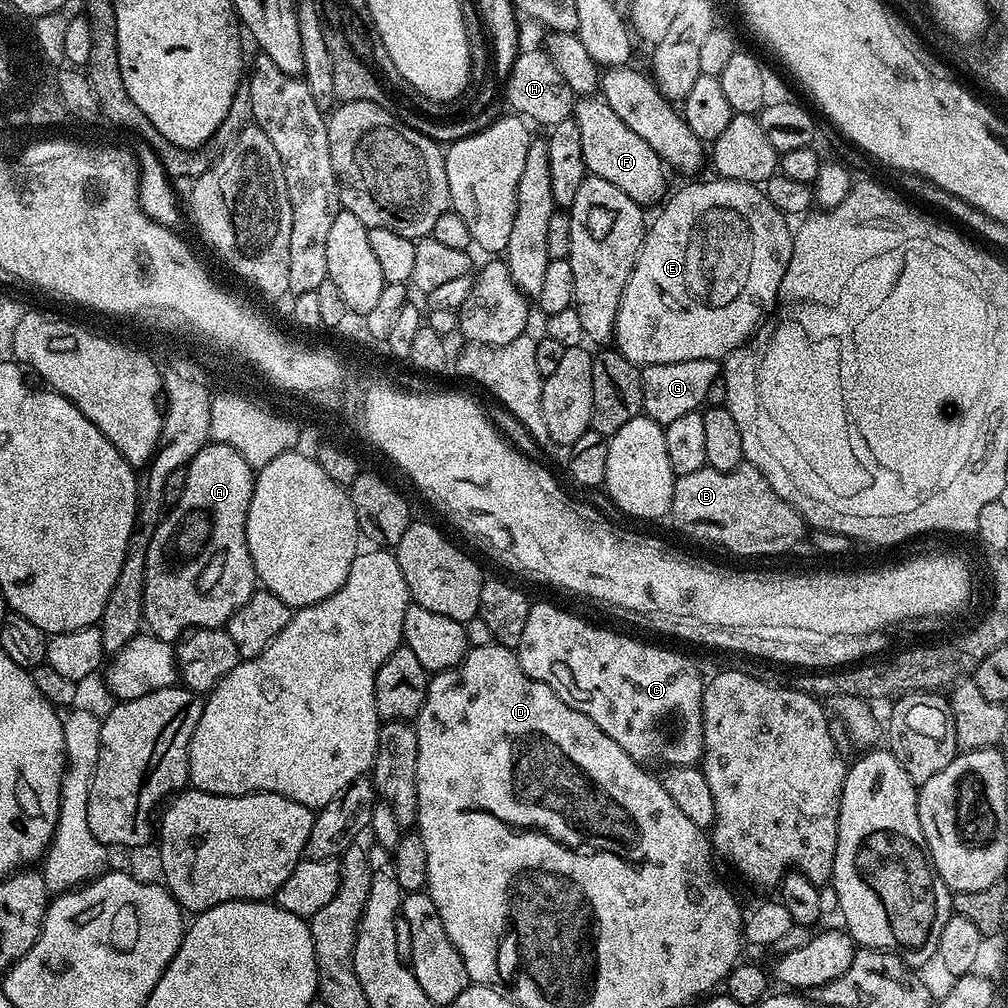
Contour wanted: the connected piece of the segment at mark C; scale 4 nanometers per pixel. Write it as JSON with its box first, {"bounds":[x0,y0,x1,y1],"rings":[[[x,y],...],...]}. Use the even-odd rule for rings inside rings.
{"bounds":[515,603,706,768],"rings":[[[536,603],[529,607],[522,642],[515,653],[531,680],[550,686],[566,706],[586,714],[586,718],[614,738],[630,758],[645,766],[664,764],[668,768],[687,768],[703,757],[702,698],[706,680],[703,675],[700,677],[700,668],[690,657],[656,644],[643,644],[632,636],[623,636],[596,624],[587,624],[582,617],[563,612],[552,604]]]}

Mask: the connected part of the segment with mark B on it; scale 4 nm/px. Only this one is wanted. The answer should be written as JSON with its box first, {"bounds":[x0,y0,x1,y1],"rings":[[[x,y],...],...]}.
{"bounds":[670,462,804,556],"rings":[[[745,462],[732,472],[706,466],[702,470],[694,470],[694,474],[676,477],[670,520],[686,535],[709,540],[712,544],[721,544],[728,552],[737,552],[740,556],[776,556],[779,552],[790,551],[804,536],[804,520],[796,510],[772,489],[770,482],[760,471]]]}

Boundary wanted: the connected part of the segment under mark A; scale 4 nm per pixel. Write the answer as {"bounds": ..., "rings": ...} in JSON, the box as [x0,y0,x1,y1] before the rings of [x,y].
{"bounds":[144,442,258,642],"rings":[[[210,442],[202,450],[198,450],[198,454],[194,454],[194,458],[189,462],[186,469],[186,486],[181,488],[180,495],[175,497],[173,504],[176,505],[173,508],[171,505],[167,509],[164,519],[160,521],[158,530],[154,530],[154,538],[150,538],[150,546],[146,554],[144,624],[151,635],[158,637],[160,640],[175,642],[185,632],[194,628],[218,628],[227,625],[229,618],[234,614],[234,610],[238,610],[238,606],[242,606],[242,602],[246,602],[246,598],[250,598],[250,594],[257,591],[258,581],[254,570],[254,562],[250,558],[250,546],[246,542],[246,518],[250,510],[253,483],[254,469],[248,465],[246,458],[242,458],[242,454],[238,454],[238,450],[234,450],[230,446]]]}

